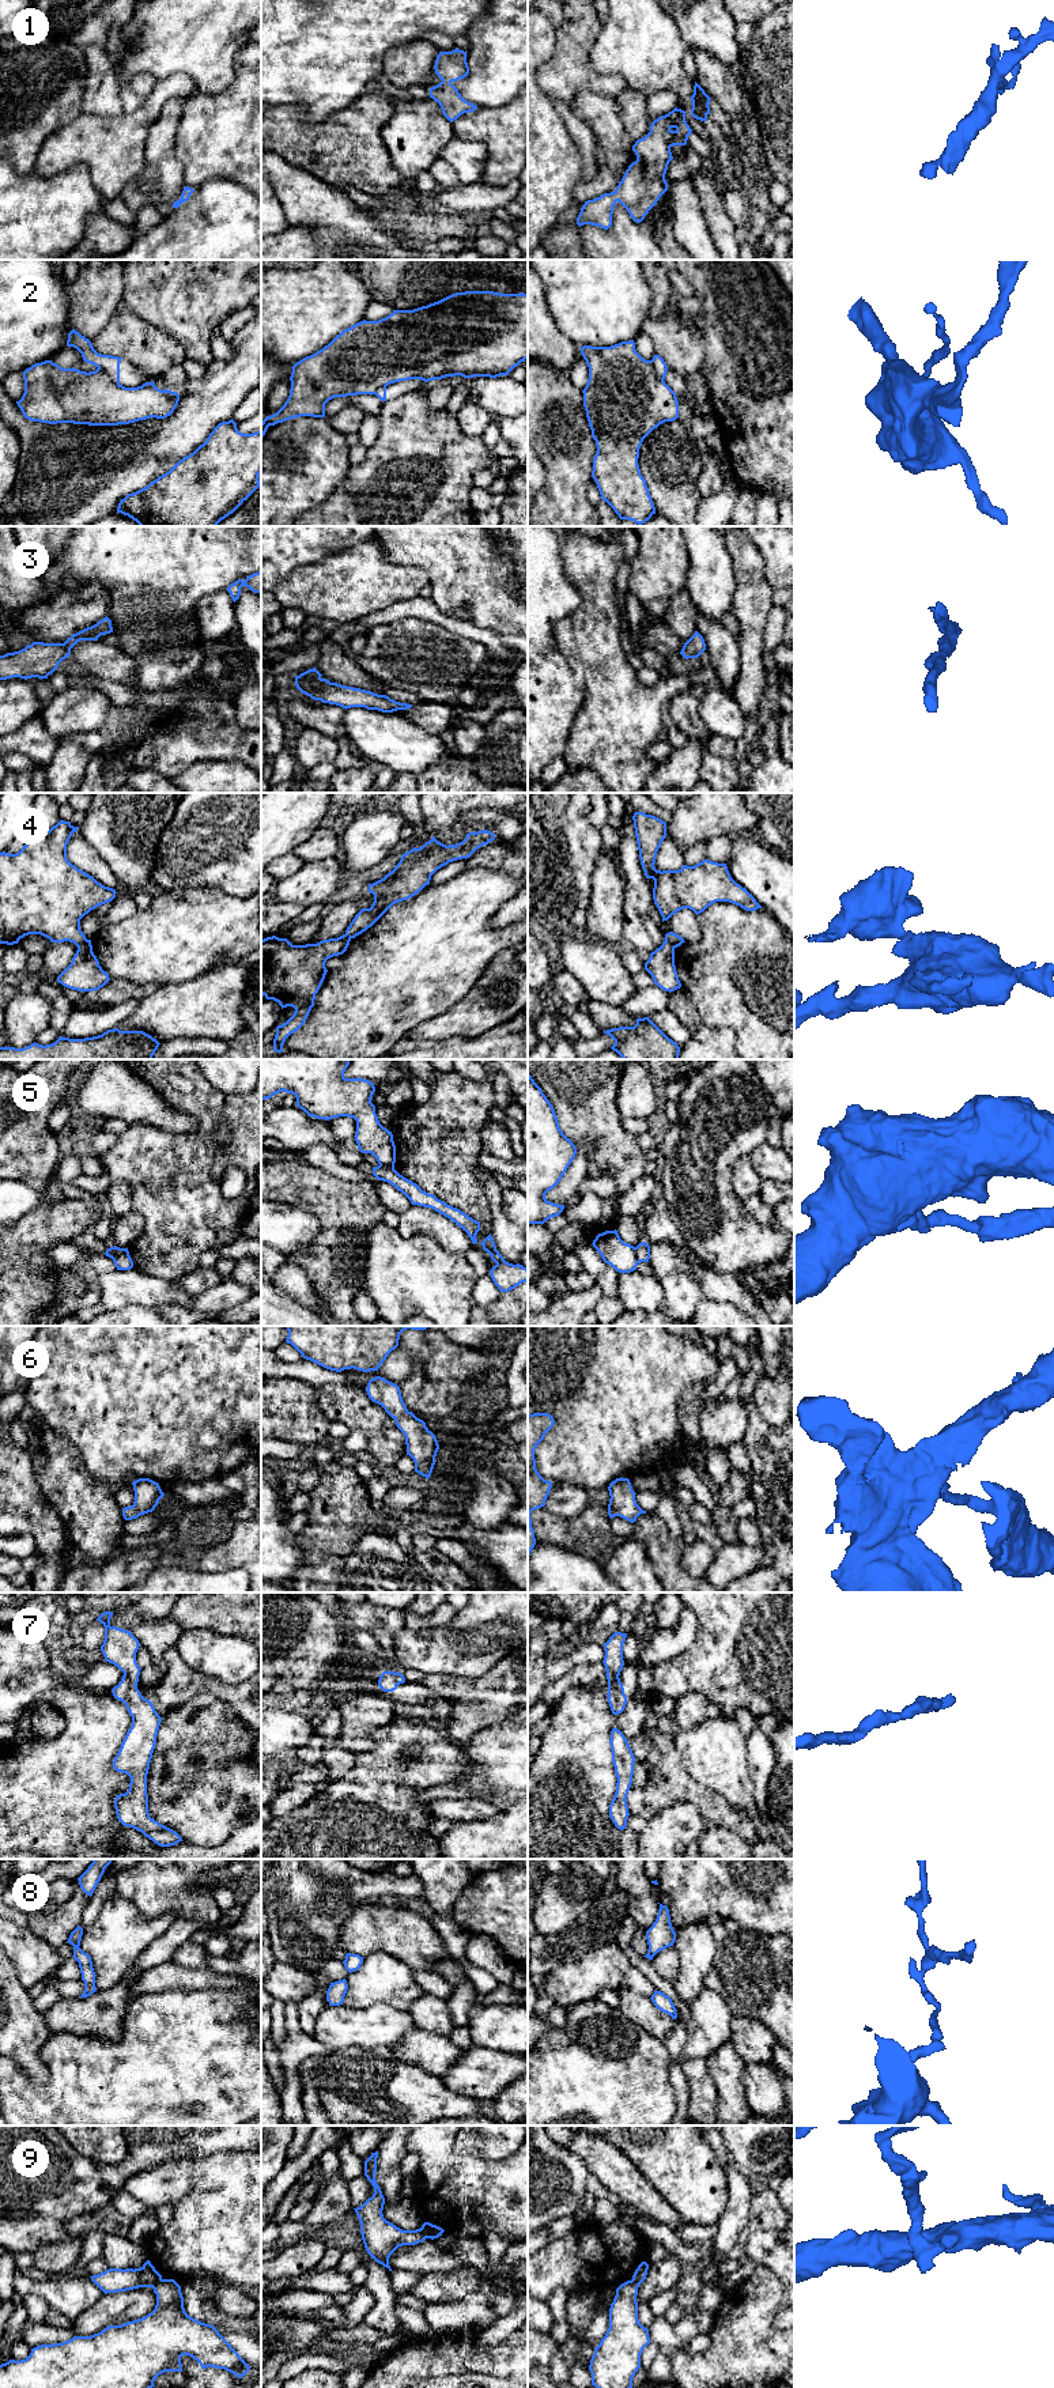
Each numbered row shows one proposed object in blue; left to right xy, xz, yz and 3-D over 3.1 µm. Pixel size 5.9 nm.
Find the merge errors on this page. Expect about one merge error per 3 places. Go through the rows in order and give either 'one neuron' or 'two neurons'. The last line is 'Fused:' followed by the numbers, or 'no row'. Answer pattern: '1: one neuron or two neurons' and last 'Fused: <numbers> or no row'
1: one neuron
2: two neurons
3: one neuron
4: two neurons
5: two neurons
6: one neuron
7: one neuron
8: one neuron
9: two neurons
Fused: 2, 4, 5, 9

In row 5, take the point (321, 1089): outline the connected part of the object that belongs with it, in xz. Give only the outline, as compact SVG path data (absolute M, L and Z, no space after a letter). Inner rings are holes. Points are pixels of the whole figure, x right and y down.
M261 1059L261 1102L279 1092L292 1093L296 1106L309 1116L333 1119L350 1116L356 1121L355 1141L362 1153L371 1153L378 1164L394 1168L396 1145L393 1134L384 1127L371 1103L375 1087L364 1078L345 1078L344 1072L351 1059Z

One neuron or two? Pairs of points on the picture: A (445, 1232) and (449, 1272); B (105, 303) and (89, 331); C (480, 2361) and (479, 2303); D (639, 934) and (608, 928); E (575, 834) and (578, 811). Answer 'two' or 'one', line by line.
A: two
B: one
C: two
D: two
E: one

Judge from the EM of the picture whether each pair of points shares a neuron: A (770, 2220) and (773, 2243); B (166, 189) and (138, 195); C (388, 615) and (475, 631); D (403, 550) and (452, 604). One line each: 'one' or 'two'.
A: two
B: one
C: one
D: one

